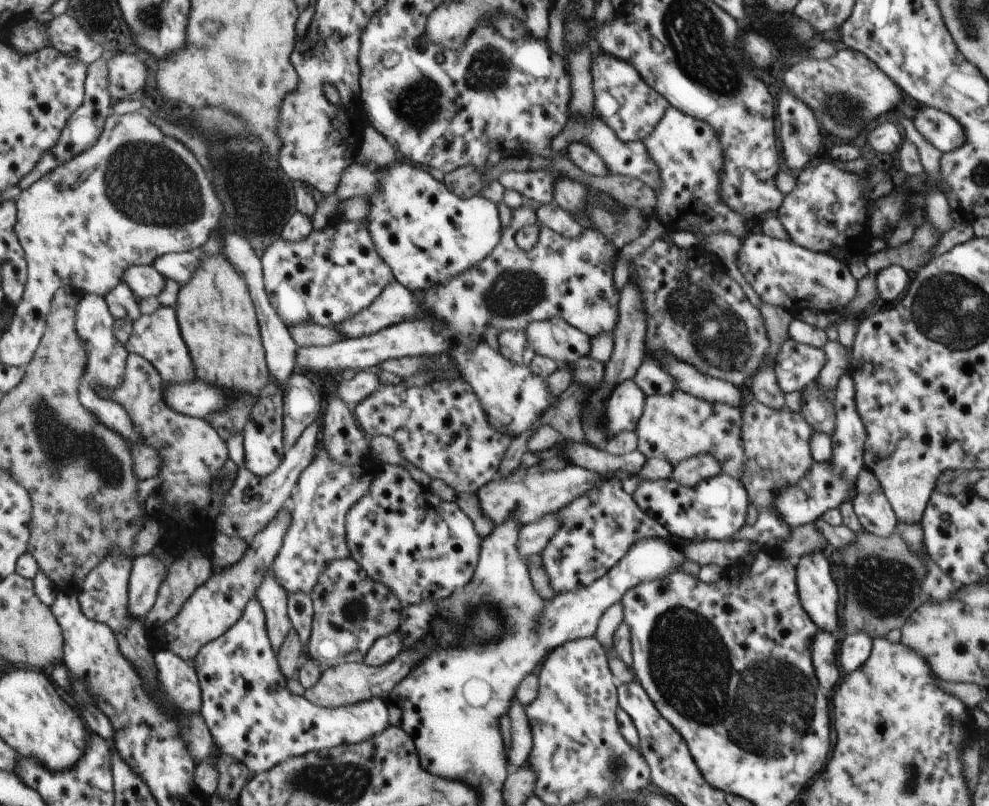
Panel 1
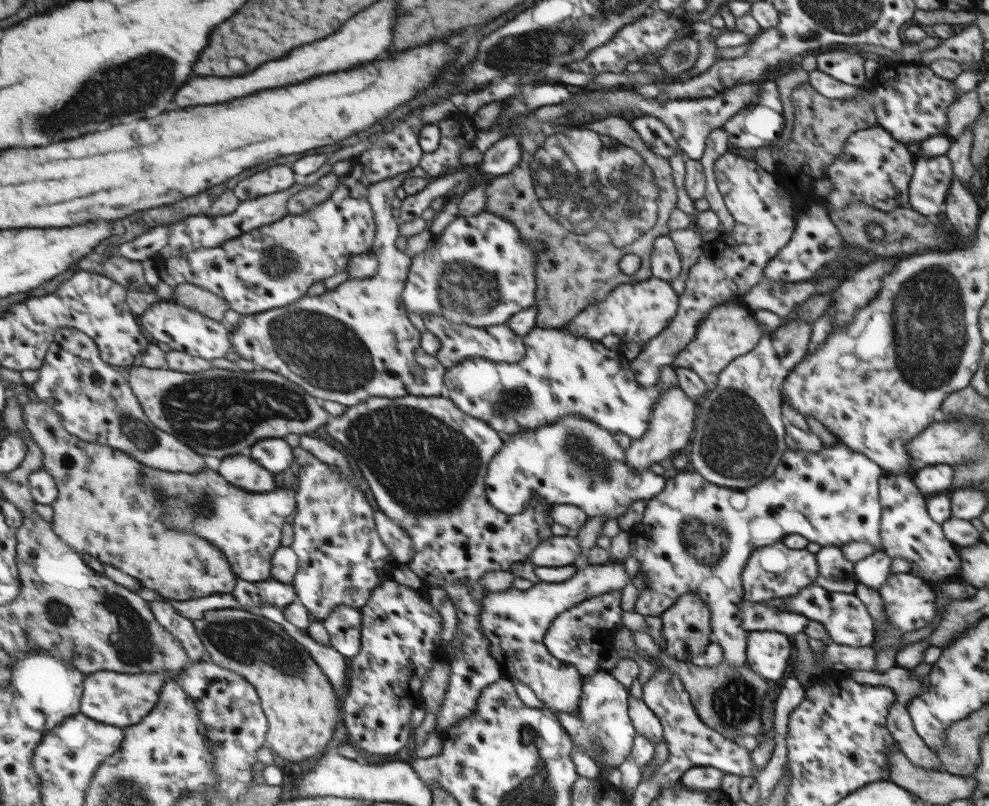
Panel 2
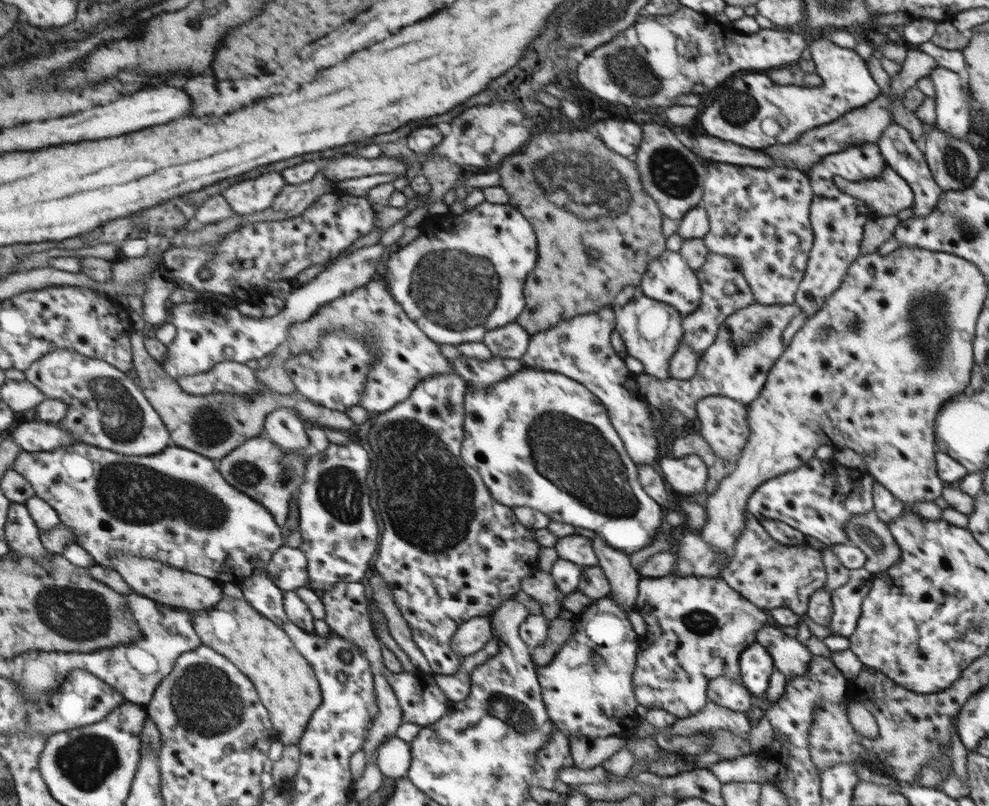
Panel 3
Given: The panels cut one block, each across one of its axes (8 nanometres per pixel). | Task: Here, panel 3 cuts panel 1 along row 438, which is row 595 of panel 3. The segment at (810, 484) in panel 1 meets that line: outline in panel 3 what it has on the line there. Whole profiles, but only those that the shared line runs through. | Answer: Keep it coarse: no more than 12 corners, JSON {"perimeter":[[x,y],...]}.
{"perimeter":[[850,570],[831,592],[832,635],[849,636],[860,619],[873,575]]}

